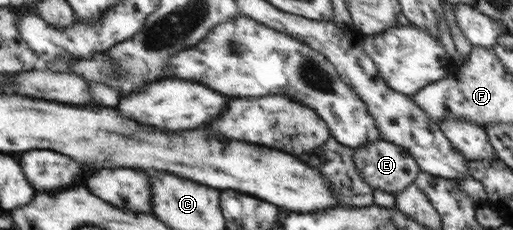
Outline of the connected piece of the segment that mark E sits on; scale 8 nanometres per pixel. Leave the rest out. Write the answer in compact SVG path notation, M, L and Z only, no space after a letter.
M380 139L353 148L352 159L364 183L393 195L413 183L420 173L419 165L404 149Z

